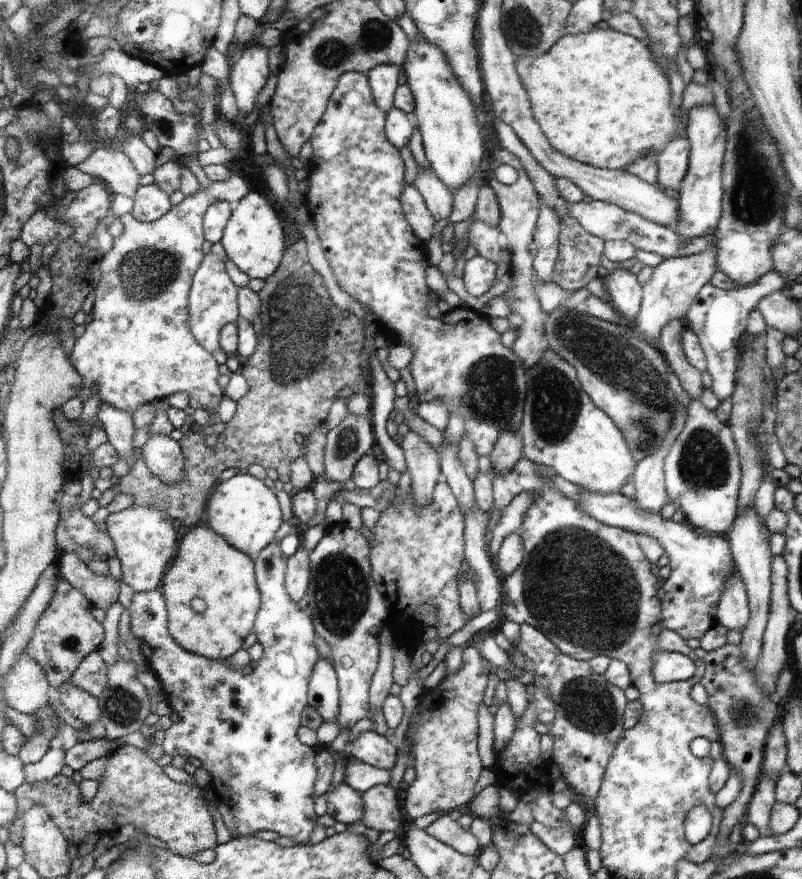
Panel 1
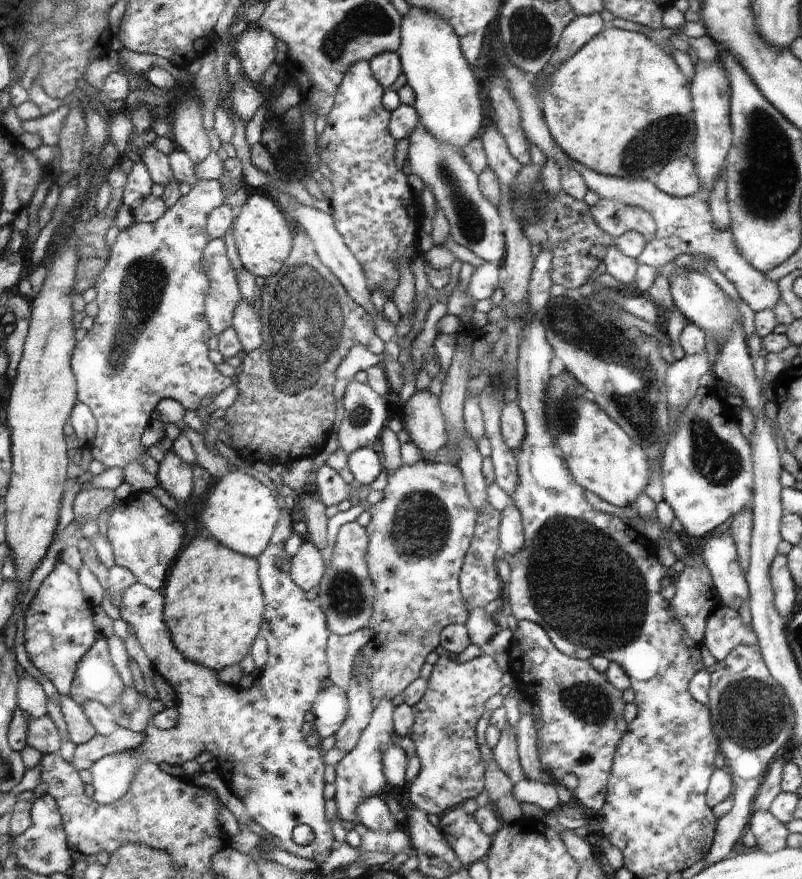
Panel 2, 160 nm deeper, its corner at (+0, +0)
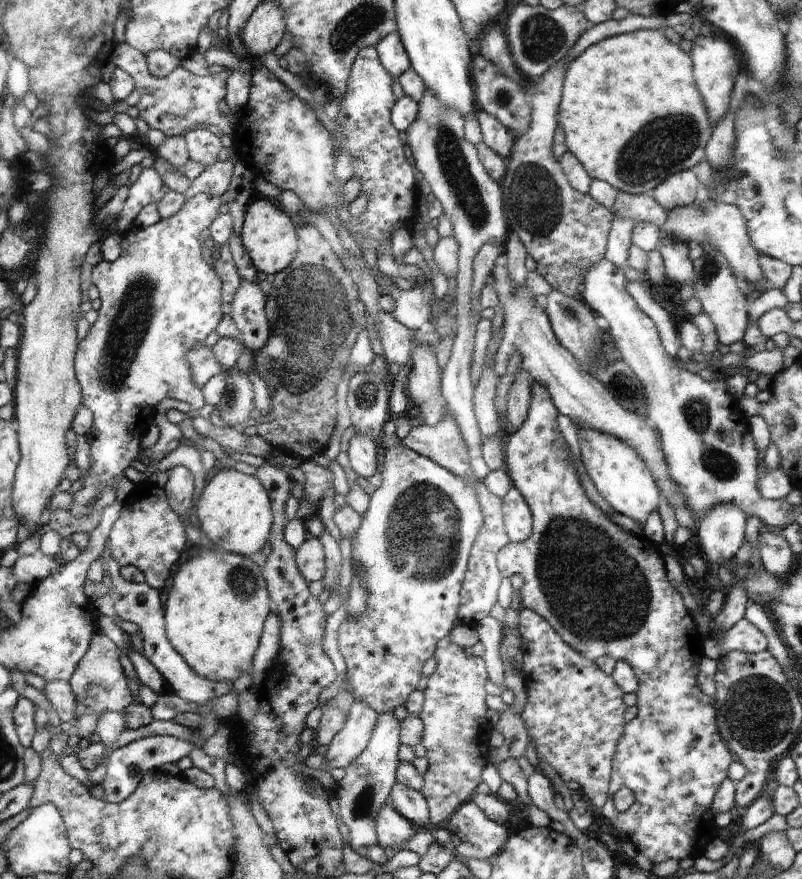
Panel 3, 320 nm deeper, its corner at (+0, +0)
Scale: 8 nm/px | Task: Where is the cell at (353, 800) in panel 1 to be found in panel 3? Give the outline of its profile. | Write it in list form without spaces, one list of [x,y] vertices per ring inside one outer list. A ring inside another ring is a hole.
[[[385,806],[378,813],[376,832],[379,846],[391,849],[394,853],[405,849],[405,844],[415,835],[417,828],[406,817],[390,806]]]

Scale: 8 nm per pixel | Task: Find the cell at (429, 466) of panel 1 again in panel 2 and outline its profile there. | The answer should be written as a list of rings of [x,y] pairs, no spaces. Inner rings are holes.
[[[429,390],[416,391],[403,405],[403,428],[426,454],[434,454],[448,440],[446,421],[441,409],[440,397]]]

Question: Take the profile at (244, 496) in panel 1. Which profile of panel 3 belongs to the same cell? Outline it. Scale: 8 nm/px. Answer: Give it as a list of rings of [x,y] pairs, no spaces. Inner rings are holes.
[[[219,467],[209,474],[206,486],[196,503],[199,528],[218,549],[249,557],[266,546],[271,527],[274,526],[270,499],[255,475]]]

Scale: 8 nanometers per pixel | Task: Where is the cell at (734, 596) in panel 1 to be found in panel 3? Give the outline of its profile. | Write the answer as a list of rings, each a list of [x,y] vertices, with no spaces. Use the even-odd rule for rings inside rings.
[[[720,503],[701,518],[697,536],[710,568],[716,569],[734,558],[744,542],[746,518],[745,512],[732,503]]]

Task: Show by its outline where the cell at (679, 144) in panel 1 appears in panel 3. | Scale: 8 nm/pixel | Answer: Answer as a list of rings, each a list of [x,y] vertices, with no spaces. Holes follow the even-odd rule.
[[[685,170],[670,175],[652,189],[654,200],[668,212],[676,207],[690,207],[696,200],[698,179],[694,170]]]

